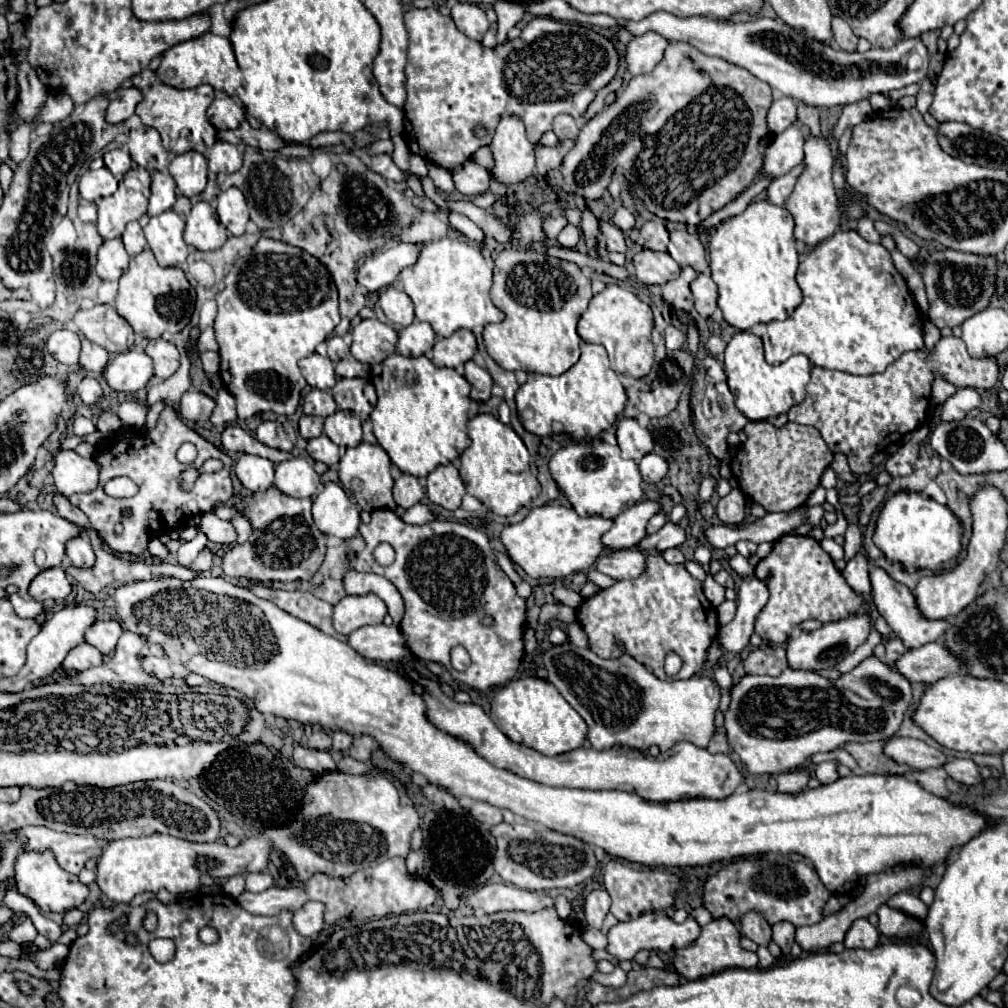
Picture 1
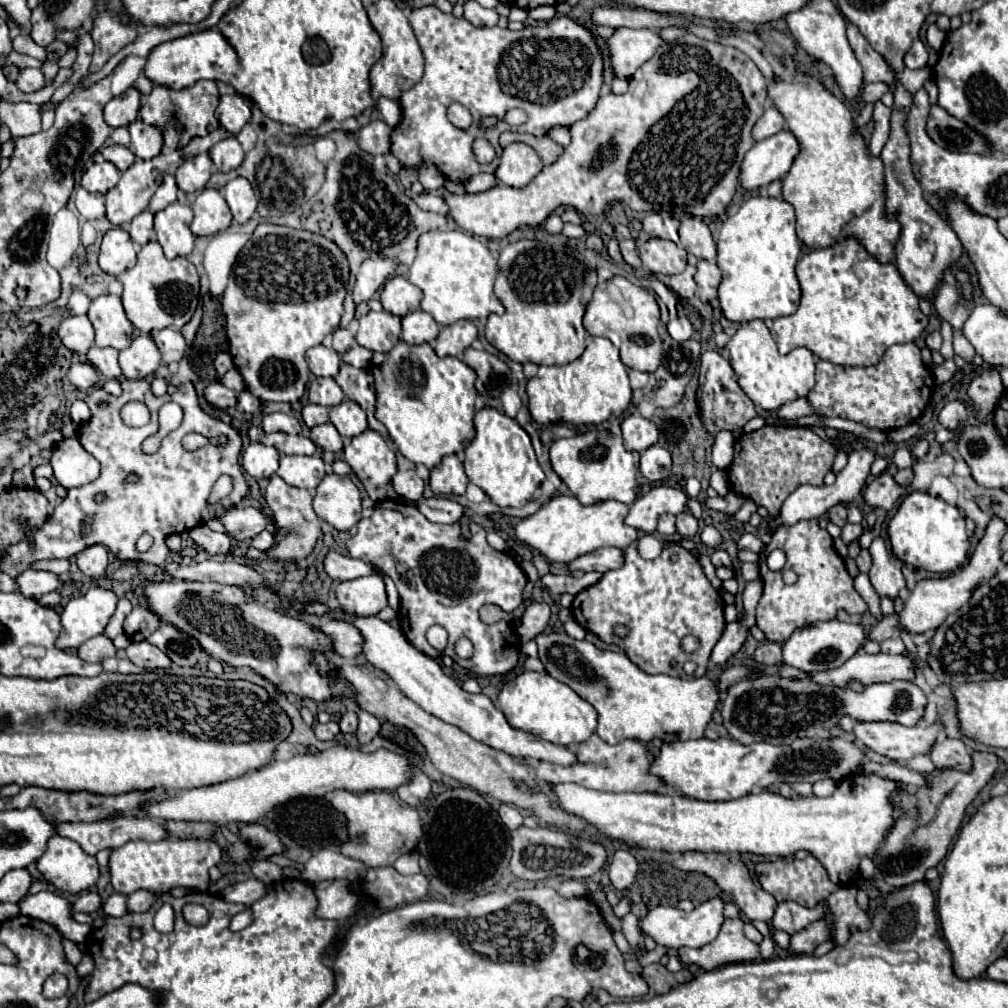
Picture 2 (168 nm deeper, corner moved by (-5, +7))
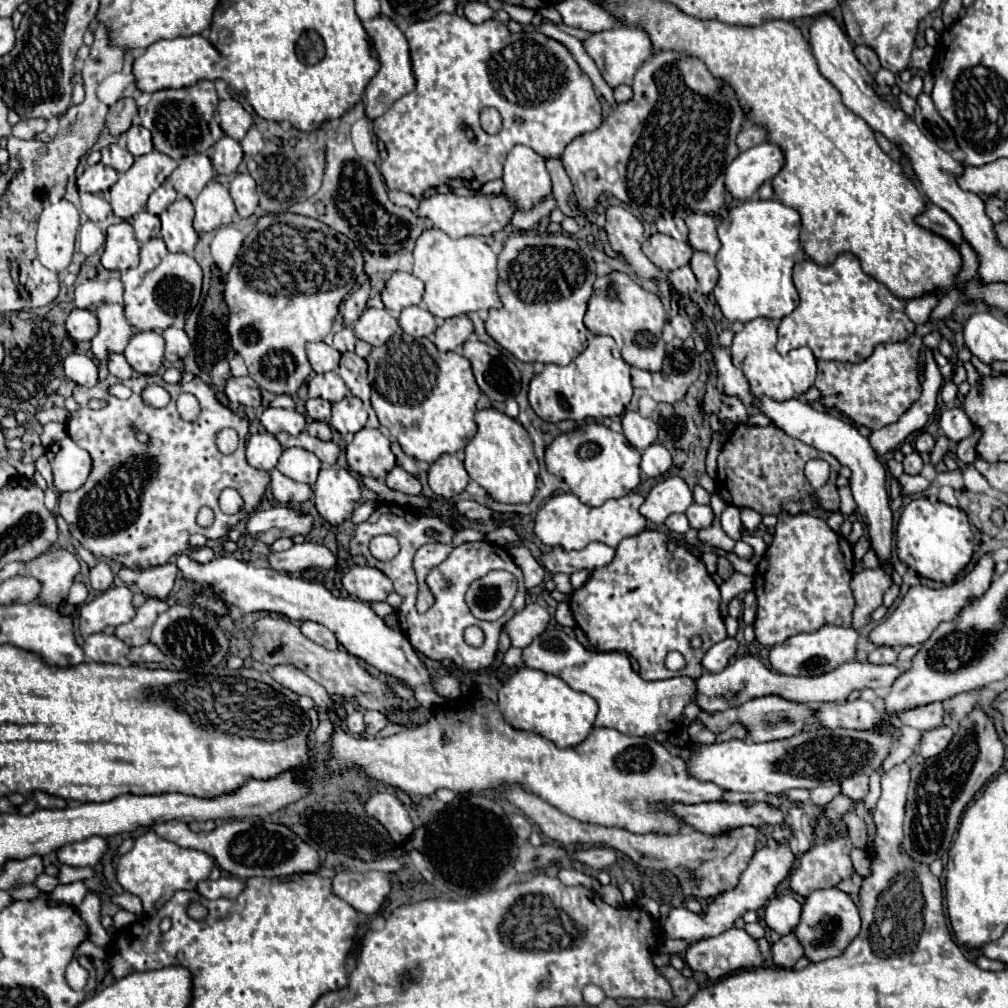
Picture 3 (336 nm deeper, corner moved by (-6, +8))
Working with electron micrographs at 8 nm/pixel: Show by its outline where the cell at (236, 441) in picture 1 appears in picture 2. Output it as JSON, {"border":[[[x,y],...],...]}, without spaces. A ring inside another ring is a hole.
{"border":[[[252,427],[248,431],[248,437],[252,441],[272,445],[280,453],[286,453],[286,455],[314,455],[318,451],[318,447],[306,435],[288,435],[288,433],[270,433],[270,435],[266,435],[260,427]]]}

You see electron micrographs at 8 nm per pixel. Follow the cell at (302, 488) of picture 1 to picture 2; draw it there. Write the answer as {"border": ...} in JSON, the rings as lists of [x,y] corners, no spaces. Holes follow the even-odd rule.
{"border":[[[284,455],[280,457],[278,475],[292,487],[314,489],[326,475],[324,461],[318,455]]]}

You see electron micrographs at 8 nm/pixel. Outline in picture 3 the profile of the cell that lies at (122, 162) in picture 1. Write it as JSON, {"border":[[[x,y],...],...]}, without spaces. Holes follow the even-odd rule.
{"border":[[[119,142],[103,148],[101,154],[103,154],[103,160],[101,160],[101,162],[103,162],[105,166],[115,168],[119,174],[125,172],[125,170],[129,170],[131,164],[133,164],[133,156],[129,154],[127,148],[119,146]]]}

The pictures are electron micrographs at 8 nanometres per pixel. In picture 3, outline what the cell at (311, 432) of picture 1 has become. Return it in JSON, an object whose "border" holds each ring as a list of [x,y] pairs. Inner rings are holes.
{"border":[[[315,398],[315,400],[307,400],[305,402],[305,410],[309,414],[311,420],[321,420],[321,422],[329,422],[331,416],[331,404],[327,400]]]}

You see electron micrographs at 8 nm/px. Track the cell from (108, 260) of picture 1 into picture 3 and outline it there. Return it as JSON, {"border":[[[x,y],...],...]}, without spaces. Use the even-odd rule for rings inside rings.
{"border":[[[129,222],[109,226],[101,264],[107,270],[119,270],[119,272],[125,272],[139,264],[139,242]]]}

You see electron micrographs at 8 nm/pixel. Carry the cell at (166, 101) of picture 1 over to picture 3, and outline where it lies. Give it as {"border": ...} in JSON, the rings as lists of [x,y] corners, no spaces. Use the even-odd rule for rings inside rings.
{"border":[[[201,80],[195,86],[179,88],[179,90],[157,90],[151,100],[139,108],[141,124],[153,134],[155,150],[171,156],[173,160],[181,160],[189,154],[207,152],[215,142],[209,132],[209,120],[213,118],[213,110],[217,108],[217,92],[211,80]]]}

